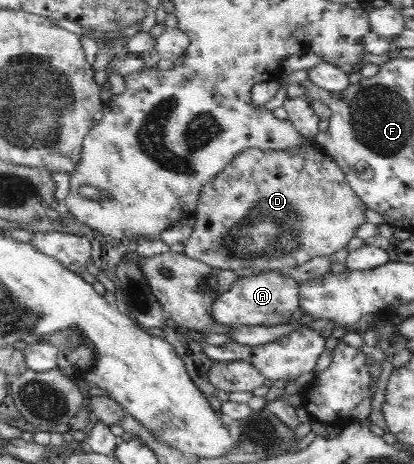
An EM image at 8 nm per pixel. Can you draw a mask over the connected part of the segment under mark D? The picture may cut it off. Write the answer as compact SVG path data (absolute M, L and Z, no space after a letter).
M307 139L302 146L288 149L246 147L214 179L200 187L195 228L187 238L184 253L222 270L260 274L294 269L311 259L347 249L358 227L367 222L366 210L367 205L350 188L337 161L315 141Z

